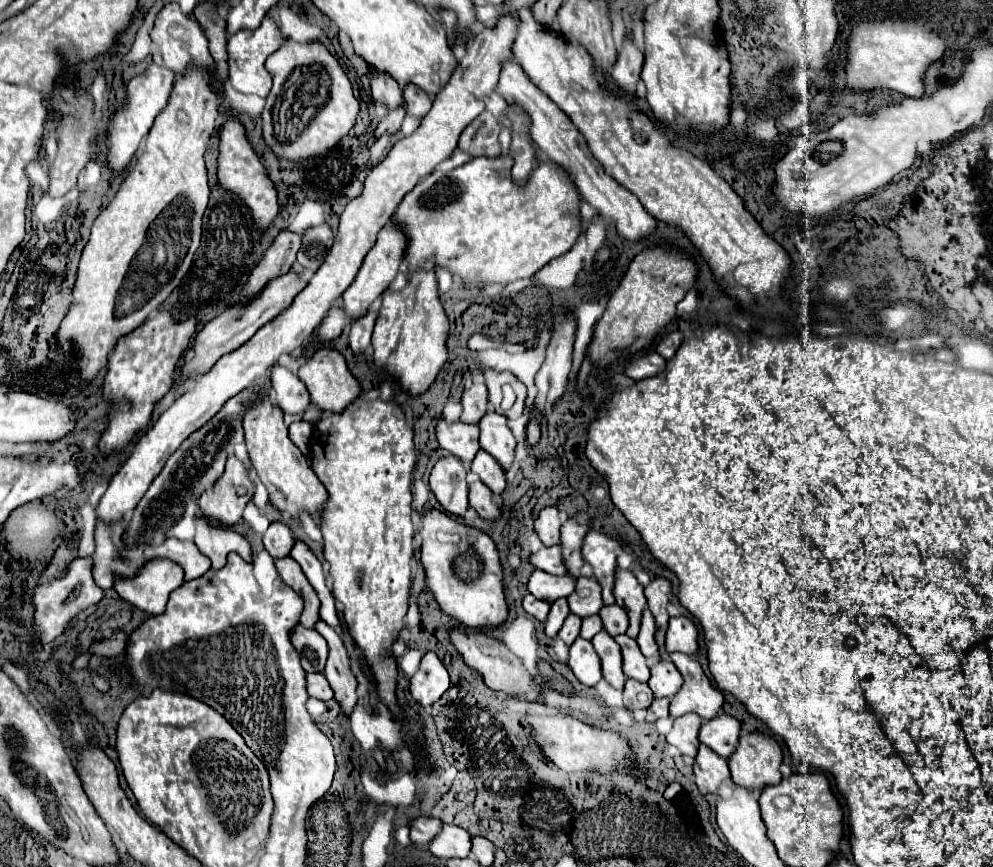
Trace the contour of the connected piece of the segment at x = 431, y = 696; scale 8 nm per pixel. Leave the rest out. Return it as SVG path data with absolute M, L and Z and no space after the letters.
M428 652L418 672L410 678L410 694L420 706L432 706L450 688L448 672L434 652Z

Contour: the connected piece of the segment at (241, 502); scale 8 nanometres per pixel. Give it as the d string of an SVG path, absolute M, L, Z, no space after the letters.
M232 454L226 460L224 474L200 496L200 510L212 522L230 526L242 520L242 510L252 500L254 492L256 486L250 480L248 466Z

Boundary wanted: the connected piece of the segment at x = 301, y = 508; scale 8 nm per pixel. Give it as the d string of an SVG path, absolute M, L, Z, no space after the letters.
M270 396L260 398L260 402L256 400L244 412L244 440L250 454L250 466L256 470L260 482L268 488L270 502L282 512L288 512L292 518L296 518L300 512L310 512L314 518L318 518L326 502L326 490L310 468L308 458L288 438L288 428L282 422L282 410L272 404Z

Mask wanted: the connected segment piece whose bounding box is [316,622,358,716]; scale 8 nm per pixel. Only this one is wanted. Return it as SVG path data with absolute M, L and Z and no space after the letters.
M318 622L316 630L326 638L328 646L330 646L330 656L328 656L324 674L326 674L328 682L330 682L332 690L334 690L334 698L340 704L342 714L350 716L354 712L356 702L358 702L358 694L356 694L358 680L350 670L348 652L344 648L342 638L326 622Z

